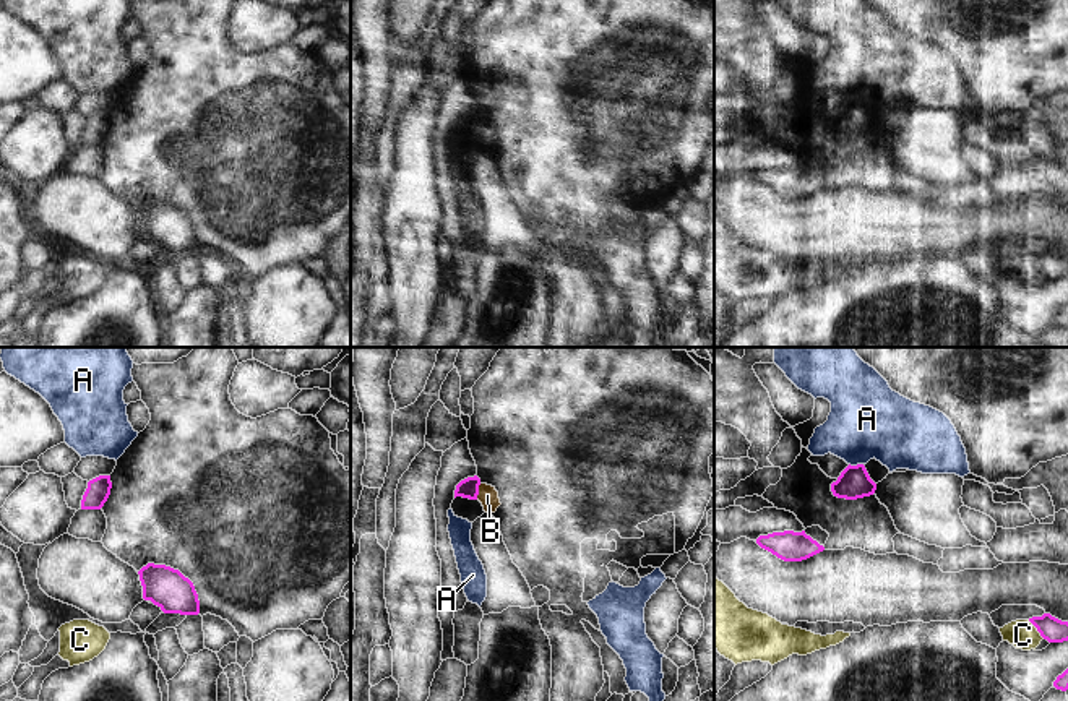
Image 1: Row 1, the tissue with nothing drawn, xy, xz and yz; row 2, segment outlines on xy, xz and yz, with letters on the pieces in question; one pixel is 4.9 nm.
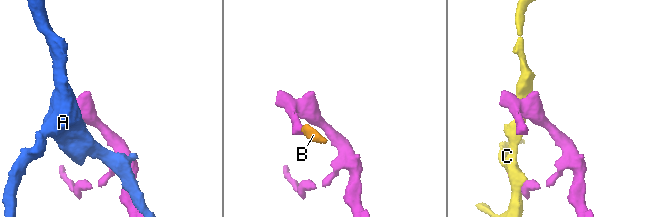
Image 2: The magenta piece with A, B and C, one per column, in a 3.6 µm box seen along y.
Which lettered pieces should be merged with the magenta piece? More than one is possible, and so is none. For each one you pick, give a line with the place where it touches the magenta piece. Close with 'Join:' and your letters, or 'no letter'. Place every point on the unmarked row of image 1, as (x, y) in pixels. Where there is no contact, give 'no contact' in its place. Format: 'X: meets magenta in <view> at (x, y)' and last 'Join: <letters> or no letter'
B: meets magenta in xz at (478, 129)
Join: B

